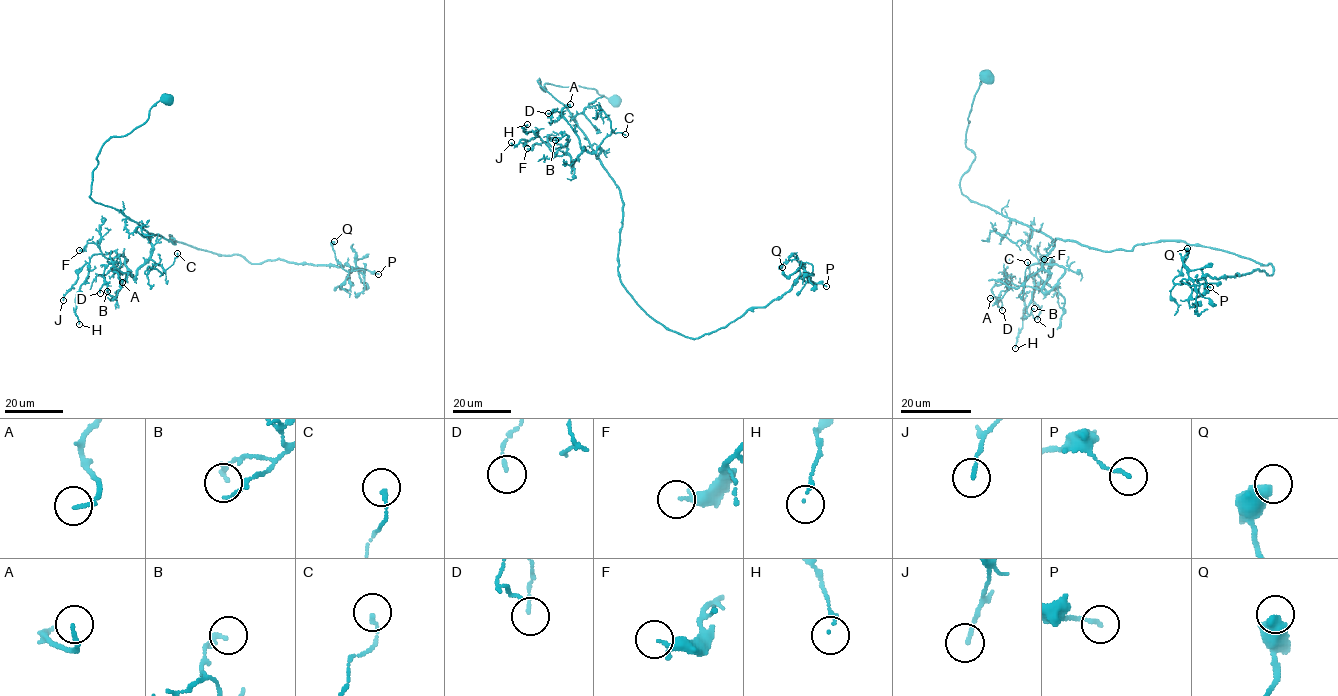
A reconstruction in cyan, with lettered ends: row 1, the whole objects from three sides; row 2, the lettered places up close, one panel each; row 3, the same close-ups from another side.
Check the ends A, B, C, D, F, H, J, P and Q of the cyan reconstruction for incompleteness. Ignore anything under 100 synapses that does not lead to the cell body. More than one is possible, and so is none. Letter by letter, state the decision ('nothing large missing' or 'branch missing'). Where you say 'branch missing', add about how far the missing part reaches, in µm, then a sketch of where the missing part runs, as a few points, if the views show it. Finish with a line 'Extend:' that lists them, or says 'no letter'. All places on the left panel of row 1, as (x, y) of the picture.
A: nothing large missing
B: nothing large missing
C: nothing large missing
D: nothing large missing
F: nothing large missing
H: nothing large missing
J: nothing large missing
P: nothing large missing
Q: nothing large missing
Extend: no letter

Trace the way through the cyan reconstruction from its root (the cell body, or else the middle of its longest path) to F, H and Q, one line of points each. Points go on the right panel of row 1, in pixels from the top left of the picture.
F: (985, 77), (960, 191), (1053, 241), (1048, 292), (1064, 269), (1043, 269), (1038, 249), (1044, 259)
H: (985, 77), (960, 191), (1053, 241), (1043, 292), (1064, 269), (1029, 267), (1015, 348)
Q: (985, 77), (959, 182), (970, 200), (1098, 250), (1182, 241), (1273, 272), (1175, 284), (1187, 248)

